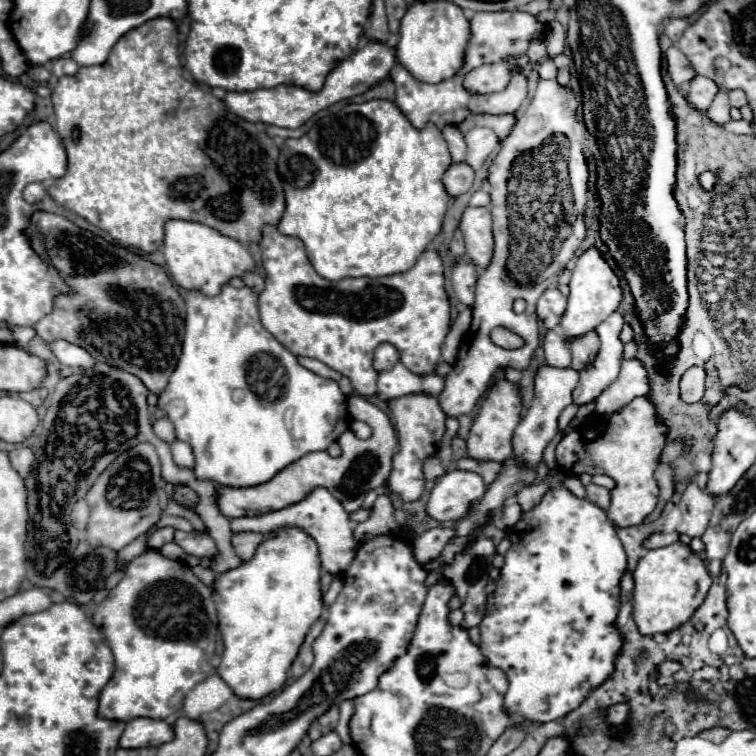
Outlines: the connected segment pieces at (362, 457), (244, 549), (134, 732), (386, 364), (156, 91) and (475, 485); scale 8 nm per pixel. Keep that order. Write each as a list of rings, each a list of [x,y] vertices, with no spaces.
[[[352,395],[348,399],[348,413],[350,413],[350,417],[364,421],[372,427],[374,433],[370,439],[362,441],[362,439],[356,439],[350,431],[346,431],[340,437],[340,447],[342,447],[340,457],[330,457],[324,451],[308,453],[308,455],[300,457],[298,461],[290,463],[286,469],[282,469],[280,473],[276,473],[270,481],[266,481],[262,485],[238,487],[238,489],[218,487],[216,505],[222,511],[222,515],[232,519],[232,517],[262,515],[262,513],[278,511],[278,509],[284,509],[286,505],[302,501],[302,497],[306,497],[316,487],[326,487],[344,505],[344,509],[348,513],[358,511],[362,507],[364,493],[368,493],[370,489],[378,489],[386,483],[390,469],[392,469],[392,455],[394,455],[398,439],[396,439],[394,427],[390,423],[390,417],[382,409],[378,409],[376,405],[366,401],[364,397]]]
[[[252,531],[236,533],[234,539],[232,539],[232,545],[234,545],[238,557],[240,557],[242,561],[248,561],[248,559],[252,559],[256,547],[258,547],[266,537],[270,537],[270,535],[264,535],[264,533],[252,533]]]
[[[138,717],[128,721],[126,731],[120,739],[120,747],[138,749],[138,747],[158,747],[174,739],[174,729],[166,721]]]
[[[390,343],[378,345],[378,349],[374,353],[374,367],[376,367],[376,371],[392,369],[398,361],[400,361],[400,355],[398,355],[394,345],[390,345]]]
[[[158,17],[152,19],[138,29],[128,31],[120,41],[112,47],[112,53],[106,63],[94,65],[94,67],[80,67],[76,75],[70,77],[60,77],[54,93],[52,93],[52,105],[56,113],[56,133],[60,135],[66,155],[68,155],[68,167],[66,173],[56,179],[50,187],[48,193],[50,197],[90,221],[92,225],[108,231],[116,241],[120,241],[126,247],[140,249],[144,253],[152,253],[160,247],[164,239],[164,223],[168,219],[188,219],[188,221],[198,221],[204,223],[212,229],[218,229],[220,233],[240,241],[240,243],[258,243],[262,237],[262,227],[264,225],[278,225],[282,213],[284,213],[284,189],[282,181],[276,171],[276,159],[278,159],[278,147],[276,143],[256,125],[250,121],[242,121],[242,117],[234,117],[234,113],[226,113],[226,107],[222,105],[222,99],[214,97],[212,93],[202,91],[198,85],[186,81],[182,77],[182,65],[178,59],[178,33],[176,33],[176,23],[168,17]]]
[[[454,469],[444,473],[428,499],[428,515],[436,521],[456,521],[466,515],[470,503],[486,493],[486,483],[478,473]]]

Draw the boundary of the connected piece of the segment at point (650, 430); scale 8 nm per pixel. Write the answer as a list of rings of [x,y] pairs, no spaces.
[[[636,397],[632,403],[628,403],[622,411],[612,413],[602,419],[598,425],[580,425],[566,437],[556,447],[556,461],[558,467],[566,475],[582,475],[582,473],[604,473],[616,481],[616,489],[612,489],[612,505],[608,509],[608,519],[618,525],[618,527],[630,527],[630,525],[640,525],[648,513],[654,511],[656,501],[658,501],[658,485],[654,479],[654,471],[658,467],[658,455],[664,447],[666,439],[666,427],[656,419],[654,405],[646,397]]]

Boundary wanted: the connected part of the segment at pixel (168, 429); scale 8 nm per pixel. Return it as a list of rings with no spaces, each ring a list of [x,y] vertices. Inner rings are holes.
[[[164,417],[164,419],[158,419],[158,421],[154,423],[154,433],[156,433],[160,439],[164,439],[166,443],[172,443],[172,441],[176,441],[174,425],[172,425],[172,421],[170,421],[168,417]]]

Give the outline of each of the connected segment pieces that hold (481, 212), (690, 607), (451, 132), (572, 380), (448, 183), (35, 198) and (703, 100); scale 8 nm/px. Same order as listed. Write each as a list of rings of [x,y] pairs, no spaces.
[[[466,207],[460,219],[460,231],[466,243],[466,257],[474,261],[478,269],[486,269],[486,265],[490,265],[490,257],[494,251],[490,209],[488,207]]]
[[[678,541],[660,549],[650,549],[638,561],[638,567],[634,571],[632,609],[638,631],[642,635],[656,635],[678,629],[700,607],[710,585],[712,577],[704,565],[704,559],[688,545]]]
[[[450,125],[450,127],[442,129],[442,135],[444,135],[446,143],[448,143],[452,161],[454,161],[454,163],[464,161],[464,157],[466,157],[466,143],[464,143],[464,137],[462,137],[460,129],[458,129],[456,125]]]
[[[540,365],[534,379],[534,399],[528,413],[522,417],[520,425],[514,431],[514,455],[520,459],[520,463],[536,467],[542,461],[542,453],[546,445],[554,439],[558,431],[558,417],[564,411],[566,405],[572,403],[572,391],[578,383],[578,371],[572,367],[558,369],[552,365]]]
[[[466,163],[450,165],[448,171],[444,173],[442,183],[444,183],[444,189],[450,197],[460,197],[460,195],[470,191],[470,187],[474,183],[474,171]]]
[[[30,183],[24,189],[24,199],[28,203],[38,203],[38,201],[42,201],[44,195],[46,195],[46,187],[42,183]]]
[[[694,77],[690,81],[690,91],[688,91],[688,101],[692,107],[696,107],[698,111],[706,111],[712,103],[712,99],[716,97],[718,87],[714,85],[714,81],[710,81],[708,77]]]

